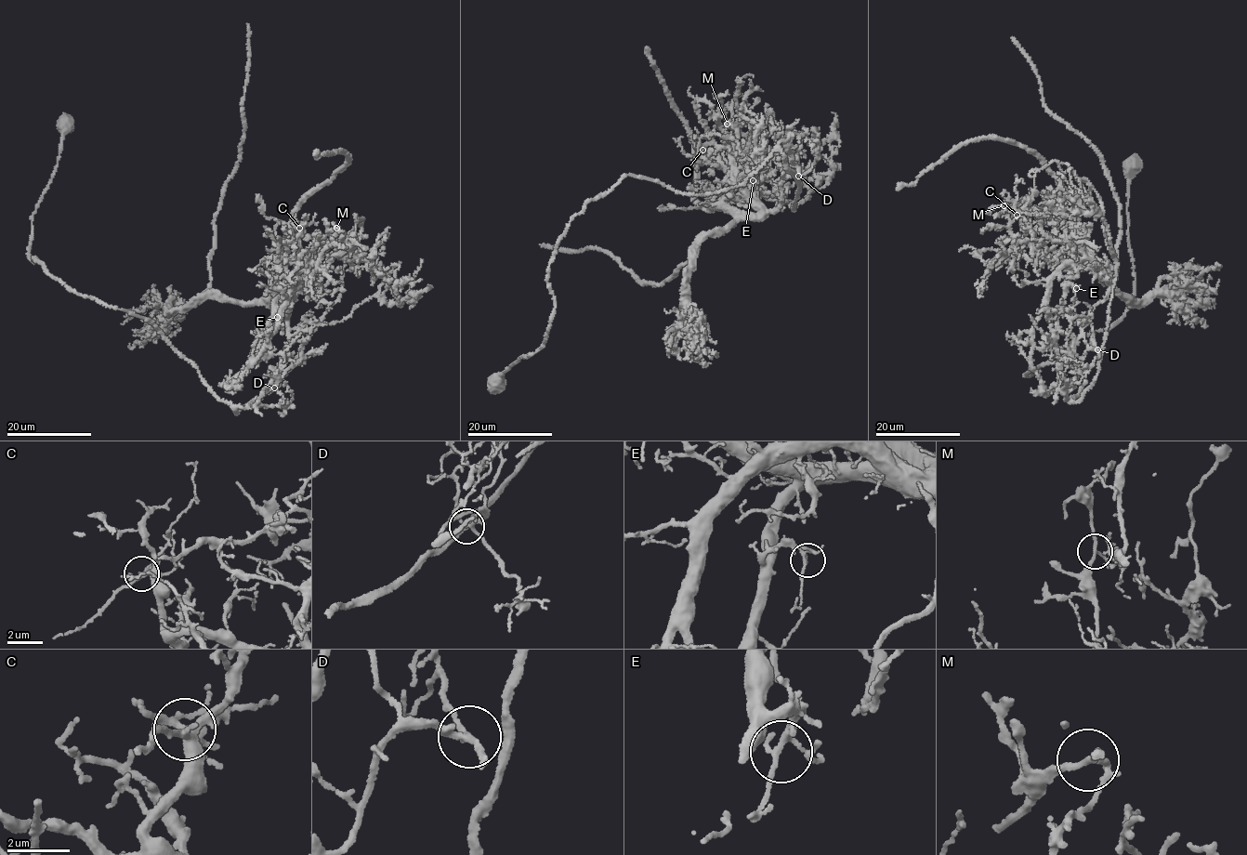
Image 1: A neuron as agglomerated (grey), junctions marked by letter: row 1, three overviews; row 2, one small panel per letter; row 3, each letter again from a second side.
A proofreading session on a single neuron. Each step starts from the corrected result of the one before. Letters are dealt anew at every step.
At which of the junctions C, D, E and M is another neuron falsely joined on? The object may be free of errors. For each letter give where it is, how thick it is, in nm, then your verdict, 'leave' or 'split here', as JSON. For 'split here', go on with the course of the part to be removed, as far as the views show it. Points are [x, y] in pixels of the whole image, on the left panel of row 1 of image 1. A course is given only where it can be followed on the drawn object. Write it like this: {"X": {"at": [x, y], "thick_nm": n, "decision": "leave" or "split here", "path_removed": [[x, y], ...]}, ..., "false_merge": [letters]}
{"C": {"at": [299, 228], "thick_nm": 200, "decision": "leave"}, "D": {"at": [274, 388], "thick_nm": 170, "decision": "leave"}, "E": {"at": [277, 317], "thick_nm": 150, "decision": "leave"}, "M": {"at": [336, 228], "thick_nm": 160, "decision": "split here", "path_removed": [[335, 228], [315, 237], [360, 226], [339, 298], [280, 383], [234, 412], [152, 323], [29, 255], [64, 114]]}, "false_merge": ["M"]}

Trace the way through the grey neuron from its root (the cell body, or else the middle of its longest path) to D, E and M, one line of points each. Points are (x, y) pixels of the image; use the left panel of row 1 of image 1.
D: (64, 124), (56, 170), (33, 215), (30, 257), (79, 294), (153, 322), (219, 399), (243, 408), (274, 388)
E: (64, 124), (33, 262), (153, 322), (213, 394), (243, 408), (282, 374), (279, 300), (277, 317)
M: (64, 124), (30, 257), (79, 294), (153, 322), (235, 406), (278, 382), (290, 295), (316, 235), (335, 228)

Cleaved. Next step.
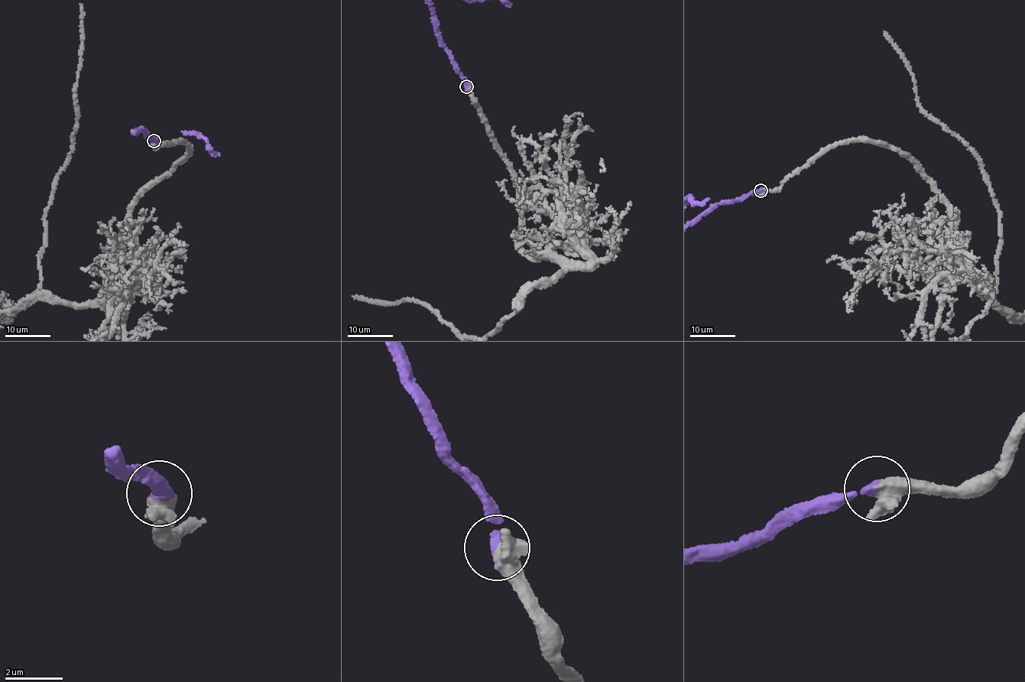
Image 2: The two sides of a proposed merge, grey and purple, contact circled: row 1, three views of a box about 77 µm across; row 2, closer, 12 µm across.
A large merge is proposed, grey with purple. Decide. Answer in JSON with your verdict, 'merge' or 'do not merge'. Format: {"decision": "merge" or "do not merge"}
{"decision": "merge"}

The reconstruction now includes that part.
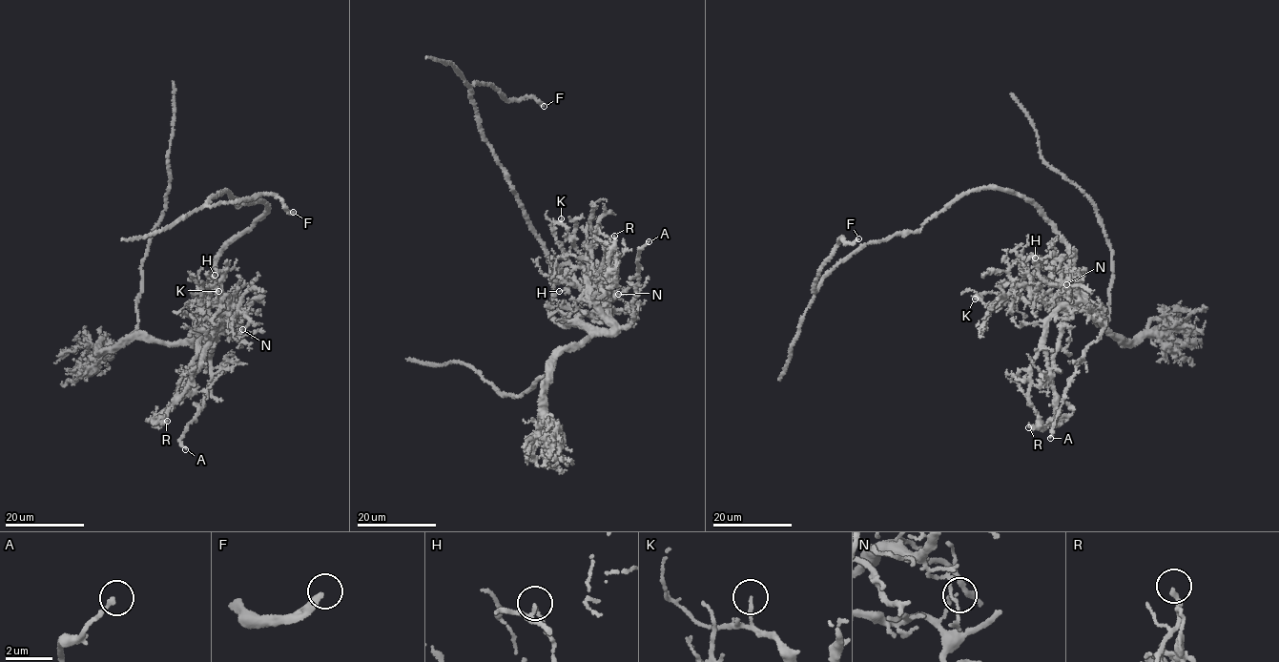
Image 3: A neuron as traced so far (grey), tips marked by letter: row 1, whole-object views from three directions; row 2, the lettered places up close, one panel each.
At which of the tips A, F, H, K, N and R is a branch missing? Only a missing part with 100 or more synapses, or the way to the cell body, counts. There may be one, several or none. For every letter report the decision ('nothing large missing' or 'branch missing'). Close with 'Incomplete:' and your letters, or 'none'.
A: nothing large missing
F: branch missing
H: nothing large missing
K: nothing large missing
N: nothing large missing
R: nothing large missing
Incomplete: F

